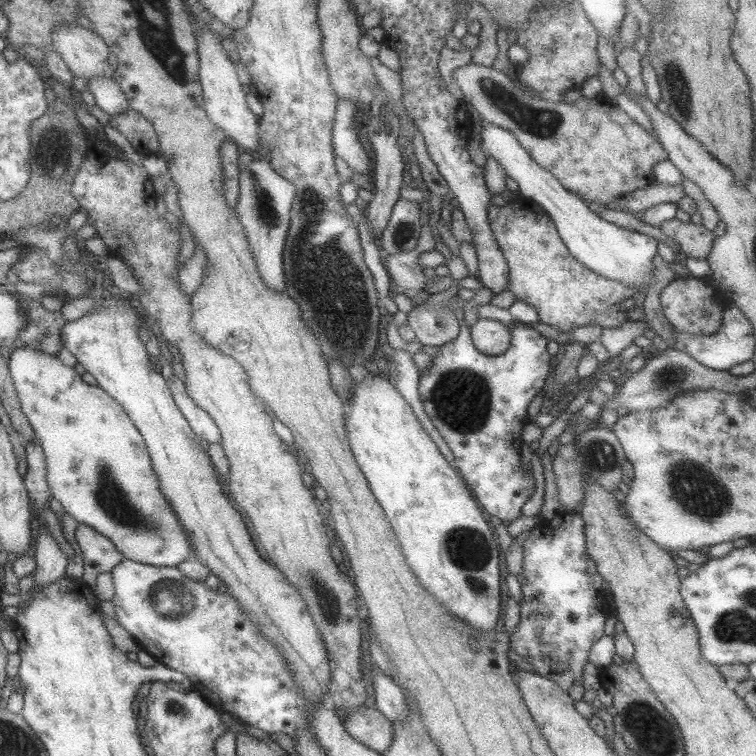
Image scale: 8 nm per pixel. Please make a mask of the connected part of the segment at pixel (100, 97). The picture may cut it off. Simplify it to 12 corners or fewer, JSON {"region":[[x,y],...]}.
{"region":[[87,78],[95,104],[110,116],[130,110],[119,85]]}

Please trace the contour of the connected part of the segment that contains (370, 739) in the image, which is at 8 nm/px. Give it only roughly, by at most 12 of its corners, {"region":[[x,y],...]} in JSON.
{"region":[[375,708],[334,709],[351,738],[375,752],[392,723]]}

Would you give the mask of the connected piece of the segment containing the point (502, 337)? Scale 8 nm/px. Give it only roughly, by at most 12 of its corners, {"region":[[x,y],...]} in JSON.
{"region":[[478,319],[470,327],[473,346],[497,356],[510,345],[510,330]]}

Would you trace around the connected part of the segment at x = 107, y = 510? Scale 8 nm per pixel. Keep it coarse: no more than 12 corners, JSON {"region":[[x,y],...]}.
{"region":[[57,356],[7,364],[52,498],[129,560],[191,543],[125,410]]}

